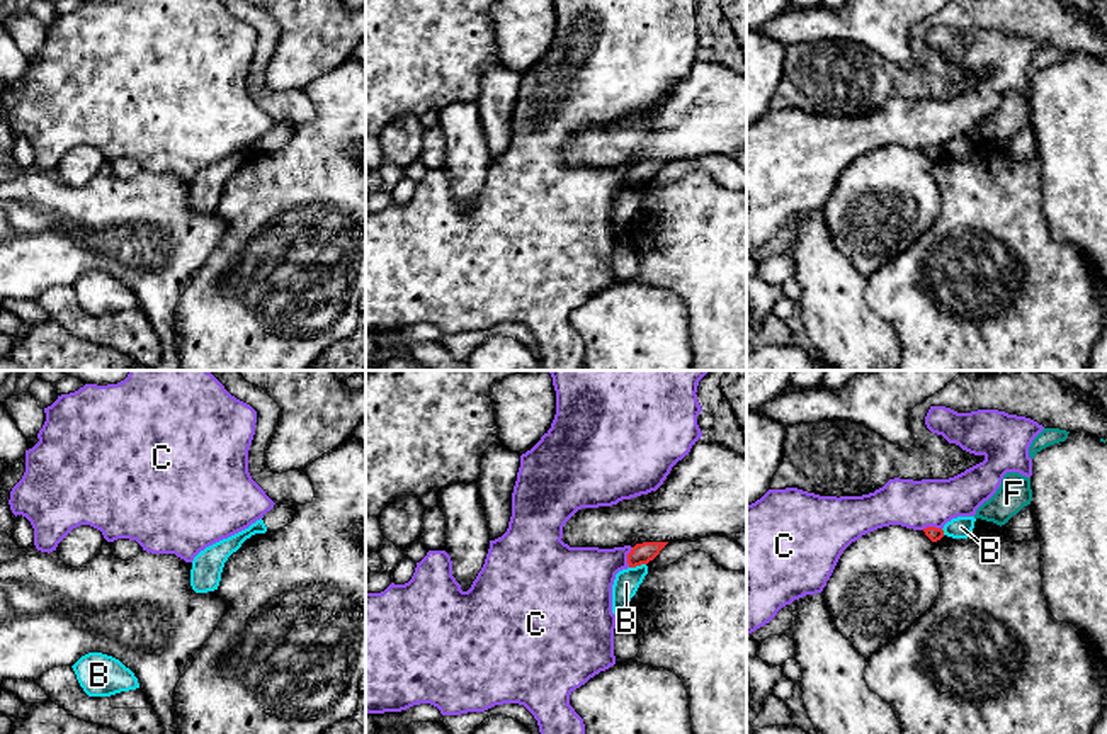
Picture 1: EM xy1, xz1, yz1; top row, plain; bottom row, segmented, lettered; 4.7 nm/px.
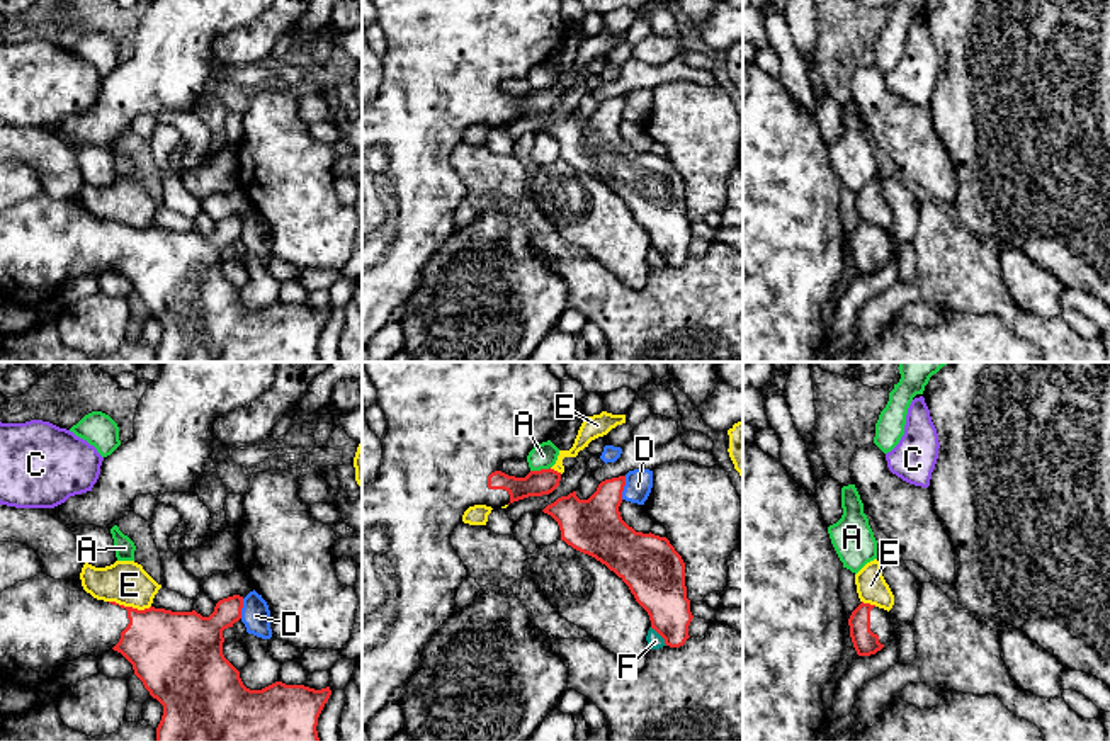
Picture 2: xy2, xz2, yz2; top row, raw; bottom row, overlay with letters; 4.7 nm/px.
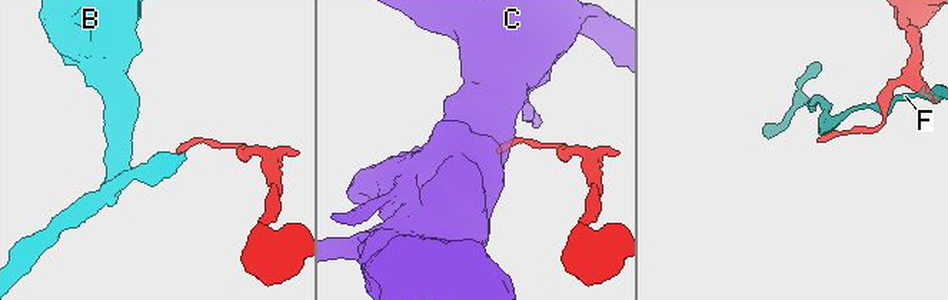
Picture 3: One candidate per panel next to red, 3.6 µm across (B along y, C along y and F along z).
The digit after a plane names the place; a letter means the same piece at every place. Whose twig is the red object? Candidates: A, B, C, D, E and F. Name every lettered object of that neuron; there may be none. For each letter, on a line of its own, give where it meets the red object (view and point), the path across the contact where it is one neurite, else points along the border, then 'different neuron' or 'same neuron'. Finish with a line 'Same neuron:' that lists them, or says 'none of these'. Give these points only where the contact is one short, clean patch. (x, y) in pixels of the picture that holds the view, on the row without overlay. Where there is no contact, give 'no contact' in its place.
A: xz2 (539, 90) | along xz2 (549, 85), (531, 90) | different neuron
B: xz1 (636, 184) | along xz1 (645, 182), (630, 187) | different neuron
C: xz1 (628, 177) | different neuron
D: xz2 (622, 107) | different neuron
E: xy2 (130, 226) | different neuron
F: xz2 (660, 254) | different neuron
Same neuron: none of these

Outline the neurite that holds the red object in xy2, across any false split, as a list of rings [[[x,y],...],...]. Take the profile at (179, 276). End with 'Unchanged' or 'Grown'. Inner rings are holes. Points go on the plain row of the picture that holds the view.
[[[46,192],[19,201],[0,212],[0,294],[37,309],[48,297],[80,275],[99,277],[109,269],[121,272],[153,318],[163,325],[156,362],[320,362],[318,337],[328,321],[330,306],[314,309],[304,304],[275,301],[262,309],[243,304],[240,291],[223,274],[223,250],[241,238],[243,216],[233,214],[216,223],[209,236],[165,228],[138,229],[116,221],[93,218],[82,204],[54,199]]]. Grown

